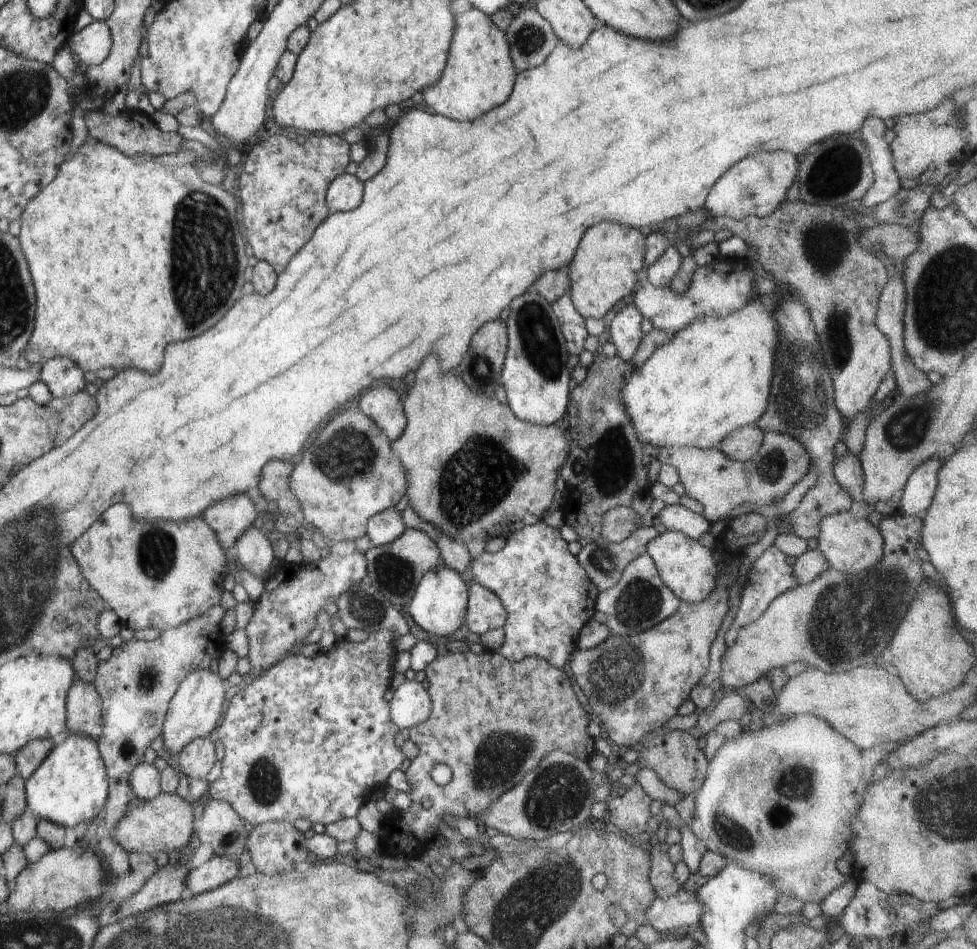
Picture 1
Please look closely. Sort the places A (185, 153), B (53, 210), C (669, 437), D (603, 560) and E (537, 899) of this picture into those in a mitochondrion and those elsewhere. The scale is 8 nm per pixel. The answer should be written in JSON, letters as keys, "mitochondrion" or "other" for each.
{"A":"other","B":"other","C":"other","D":"mitochondrion","E":"mitochondrion"}

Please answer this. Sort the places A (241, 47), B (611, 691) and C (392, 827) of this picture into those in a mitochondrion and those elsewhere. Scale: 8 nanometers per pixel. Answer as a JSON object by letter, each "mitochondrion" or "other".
{"A":"other","B":"mitochondrion","C":"other"}

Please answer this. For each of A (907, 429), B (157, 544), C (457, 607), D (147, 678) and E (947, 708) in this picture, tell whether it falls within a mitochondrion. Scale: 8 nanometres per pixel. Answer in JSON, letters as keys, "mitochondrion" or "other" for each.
{"A":"mitochondrion","B":"mitochondrion","C":"other","D":"mitochondrion","E":"other"}

